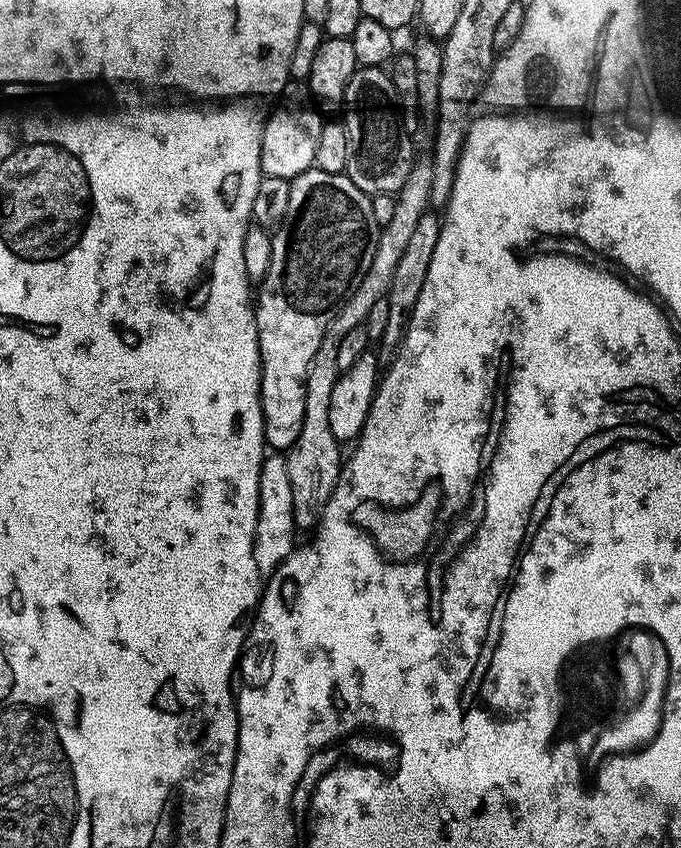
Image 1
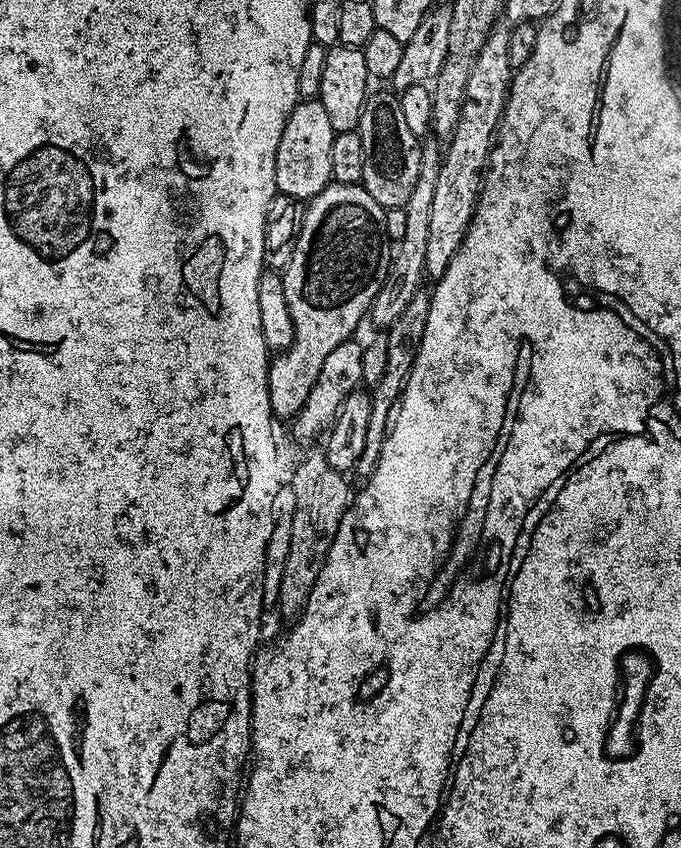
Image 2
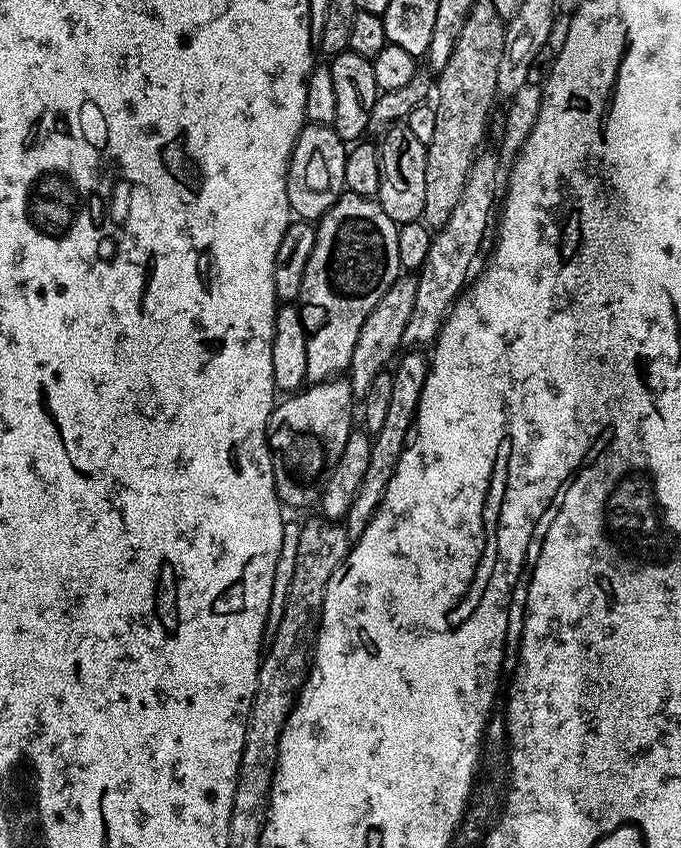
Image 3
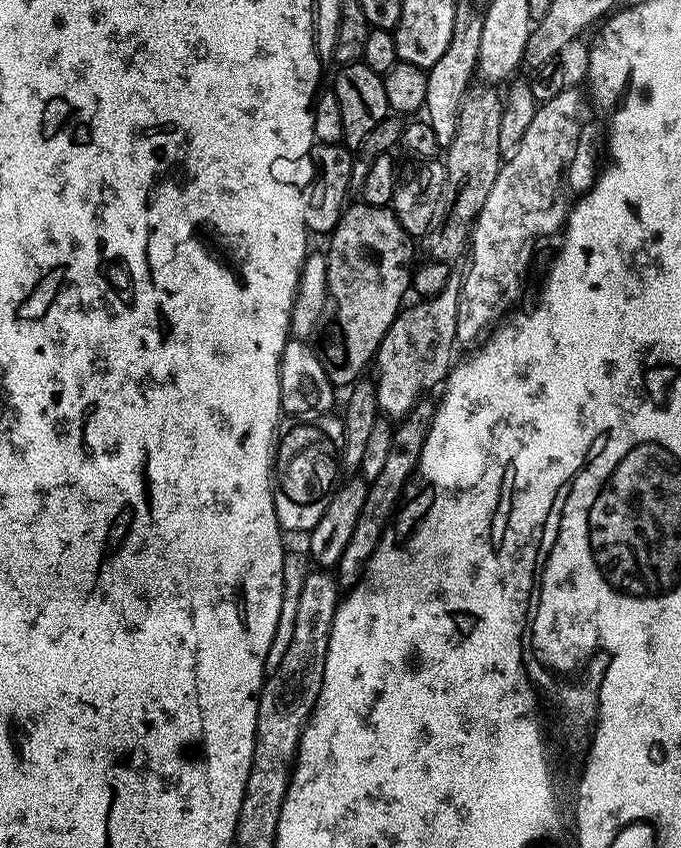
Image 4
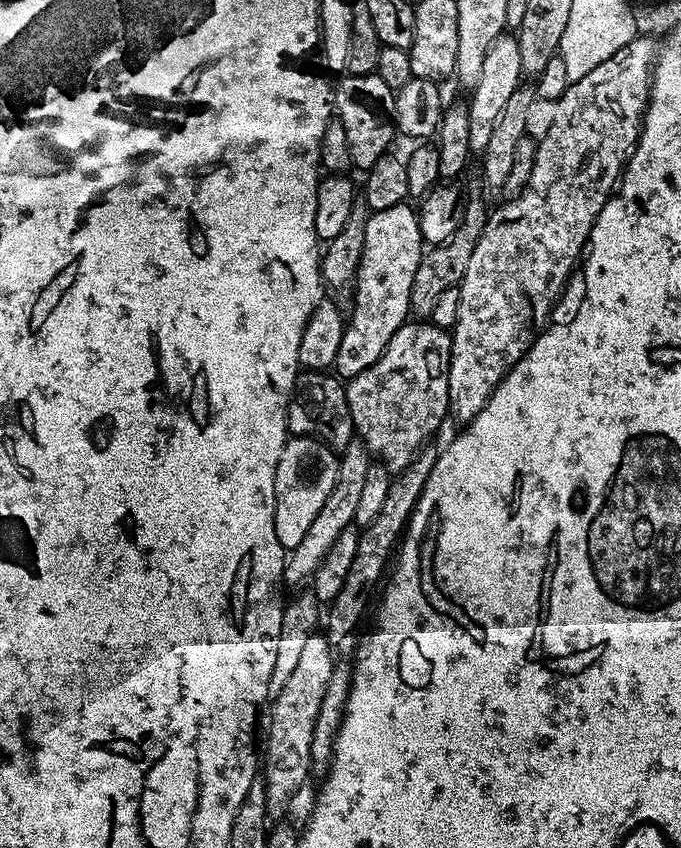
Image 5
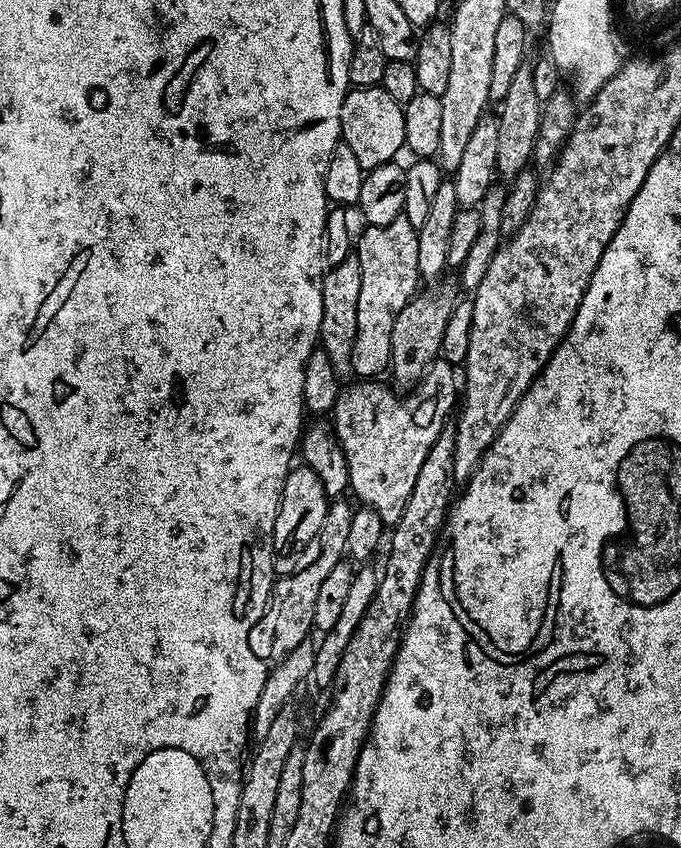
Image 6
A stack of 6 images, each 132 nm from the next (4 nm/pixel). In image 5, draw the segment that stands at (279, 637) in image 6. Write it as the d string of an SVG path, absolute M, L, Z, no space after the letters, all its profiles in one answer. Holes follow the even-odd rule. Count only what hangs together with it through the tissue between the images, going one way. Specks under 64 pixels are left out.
M354 438L351 440L343 452L339 453L338 474L336 475L334 487L326 498L326 503L322 505L322 510L318 510L318 518L314 518L310 530L306 530L302 542L298 542L298 546L287 553L282 577L285 585L287 583L300 584L303 580L304 583L311 581L313 574L315 574L322 562L322 558L326 558L330 546L334 546L334 542L338 542L338 534L342 534L342 530L353 527L353 520L357 513L358 501L362 495L361 489L364 489L369 463L370 453L360 443L359 439Z

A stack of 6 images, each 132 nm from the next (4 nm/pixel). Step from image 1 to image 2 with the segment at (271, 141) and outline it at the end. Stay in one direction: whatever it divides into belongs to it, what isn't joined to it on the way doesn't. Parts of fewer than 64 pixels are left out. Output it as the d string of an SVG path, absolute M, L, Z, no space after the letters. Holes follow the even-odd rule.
M319 98L314 100L301 99L292 107L291 114L286 118L286 126L282 130L282 138L278 138L278 152L274 158L274 178L279 195L293 196L298 202L307 202L319 194L328 184L333 183L330 170L330 150L334 147L336 131L330 126L330 118Z

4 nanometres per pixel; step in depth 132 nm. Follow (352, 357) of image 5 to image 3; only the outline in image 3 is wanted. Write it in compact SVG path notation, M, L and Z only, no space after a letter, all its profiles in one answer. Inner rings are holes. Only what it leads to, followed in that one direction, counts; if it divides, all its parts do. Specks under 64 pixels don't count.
M340 196L316 224L314 250L310 250L310 262L306 262L306 270L302 274L298 307L308 335L308 384L320 384L324 380L347 373L348 363L354 354L354 342L358 342L358 330L362 330L362 322L366 322L370 310L378 306L378 298L382 298L382 294L386 294L401 275L402 269L398 262L398 225L392 221L390 214L386 214L386 210L382 210L380 203L371 196Z

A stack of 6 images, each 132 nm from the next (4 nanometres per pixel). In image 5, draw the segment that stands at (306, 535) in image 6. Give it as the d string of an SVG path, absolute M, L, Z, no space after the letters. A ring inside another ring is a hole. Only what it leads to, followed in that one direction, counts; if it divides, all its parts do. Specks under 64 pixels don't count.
M292 436L284 444L282 458L278 458L278 470L274 474L274 494L276 495L274 530L278 534L278 542L284 549L291 550L298 546L298 542L302 542L302 537L306 534L306 530L310 530L314 518L318 518L318 510L322 510L322 505L326 503L337 474L337 453L333 452L323 440L318 440L315 436Z

